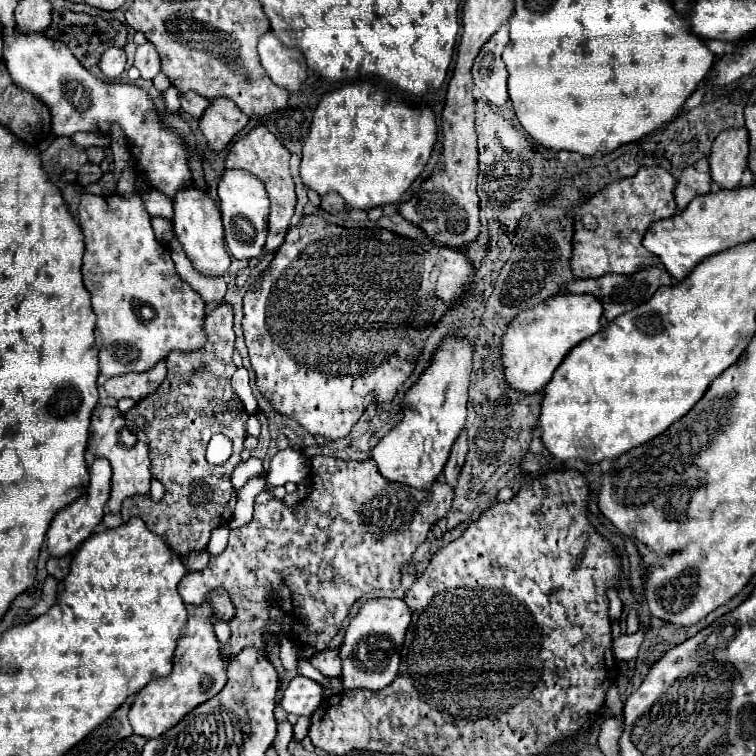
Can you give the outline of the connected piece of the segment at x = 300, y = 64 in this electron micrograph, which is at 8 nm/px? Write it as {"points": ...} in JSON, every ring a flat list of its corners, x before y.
{"points":[[268,32,258,42,258,54,276,86,282,86,290,94,296,94,302,88,308,78,308,66,300,50,284,46,272,32]]}

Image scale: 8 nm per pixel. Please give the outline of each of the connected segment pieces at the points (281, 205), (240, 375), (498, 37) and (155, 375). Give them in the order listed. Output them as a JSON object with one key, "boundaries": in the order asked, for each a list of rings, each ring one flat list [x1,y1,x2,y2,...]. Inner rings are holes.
{"boundaries":[[[258,126,246,136,242,136,238,142,234,142,228,158,226,168,230,170,246,170,254,174,268,192,270,198,270,216,268,216,268,240,266,240,266,252,276,252,278,246,284,242,290,218,294,216,296,206,296,194,294,194,294,180,290,174,290,152,284,148,284,144,268,132,266,126]],[[238,368,234,372,234,376,232,376,232,388,238,392,238,396,240,396,242,404,244,404,244,408,246,408,246,412,250,416,256,416,260,410,258,410,258,402,256,402,254,394,252,394,249,373,246,368]],[[502,24,500,30,480,50,472,66,474,86,494,106,504,106,508,100,506,66,502,62,502,50,506,44,508,44,508,24]],[[158,362,148,372,132,372,116,378,108,378,104,384,104,390,108,396,120,400,120,398,132,398,138,402,140,398,146,398,148,394,154,394,154,390,164,382,166,378,166,362]]]}

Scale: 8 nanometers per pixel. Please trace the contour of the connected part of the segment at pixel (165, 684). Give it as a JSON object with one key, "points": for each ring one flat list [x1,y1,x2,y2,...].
{"points":[[186,604,186,612,188,620,184,630,180,630,180,642,176,646,176,654,172,656,172,672,166,678,152,680,148,686,144,686,136,694,136,700,128,712,134,732,142,734,144,738,158,738,198,704,218,694,226,684,226,666,210,618,212,608,208,604]]}

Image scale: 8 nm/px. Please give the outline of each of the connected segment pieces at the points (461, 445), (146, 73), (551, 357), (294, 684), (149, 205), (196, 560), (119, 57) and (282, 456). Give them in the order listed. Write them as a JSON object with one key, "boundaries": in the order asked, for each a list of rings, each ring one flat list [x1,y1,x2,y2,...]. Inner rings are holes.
{"boundaries":[[[466,428,462,430,462,434,456,438,454,446,452,446,452,452,450,452,450,458,446,462,446,468,444,468,444,476,446,476,446,482,454,488,456,486,456,480,458,480,458,474,464,466,464,458,466,458,466,452,468,452,468,436,466,436]],[[150,41,137,47,134,66,139,70,141,78,145,80,153,80,160,72,161,60]],[[558,294,518,314,502,336,502,378,512,390,534,394,542,390,566,354,602,328,602,306,590,294]],[[298,674,288,682,288,688,284,690,280,706,288,714,312,716,312,712,320,706,320,702,322,702,322,686]],[[150,190,144,194,144,204,150,216,164,216,172,220,172,200,166,194,160,194,160,190]],[[202,550,200,554,190,554,188,558,182,558,182,562,188,572,200,572,208,566,208,558,210,558,208,550]],[[108,48,108,50,102,54,100,62,98,62,102,74,104,74,108,80,120,78,120,74,124,72,124,64,126,64,126,52,120,50,120,48]],[[286,448,272,458,270,470,266,474,266,482,268,482,268,488,284,486,286,482,298,484,306,480,308,474,310,474,310,460,302,452,294,448]]]}

